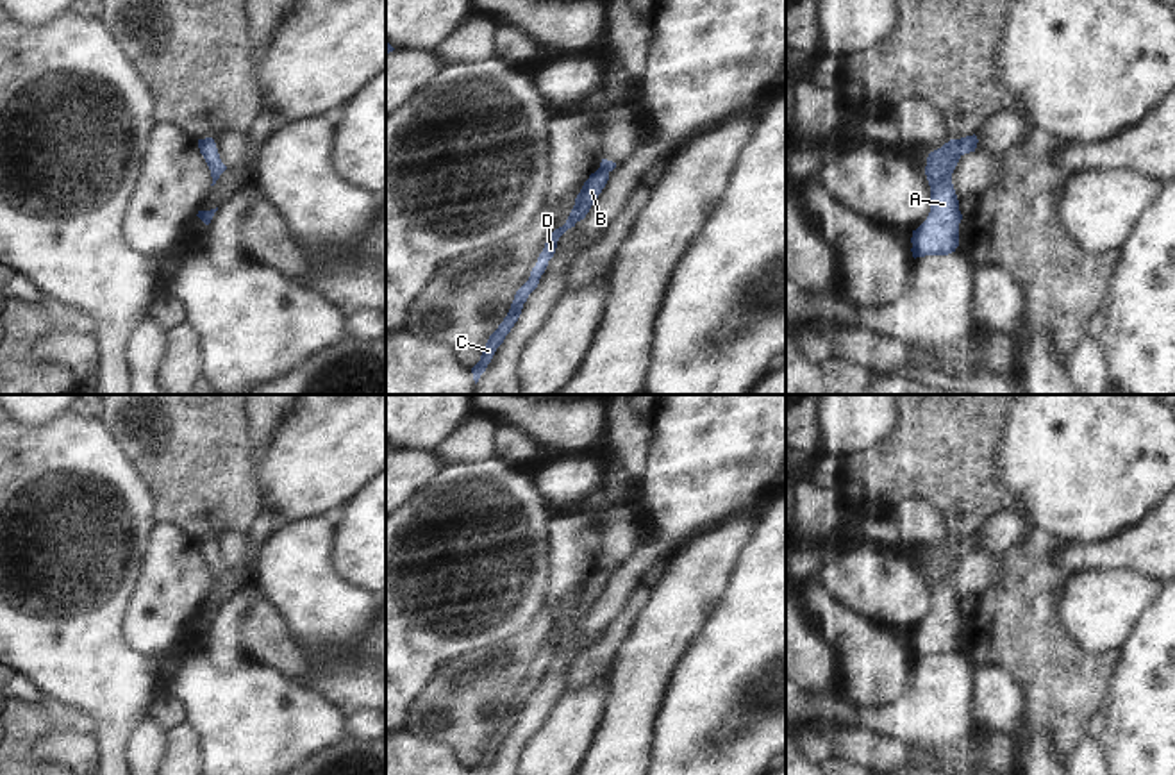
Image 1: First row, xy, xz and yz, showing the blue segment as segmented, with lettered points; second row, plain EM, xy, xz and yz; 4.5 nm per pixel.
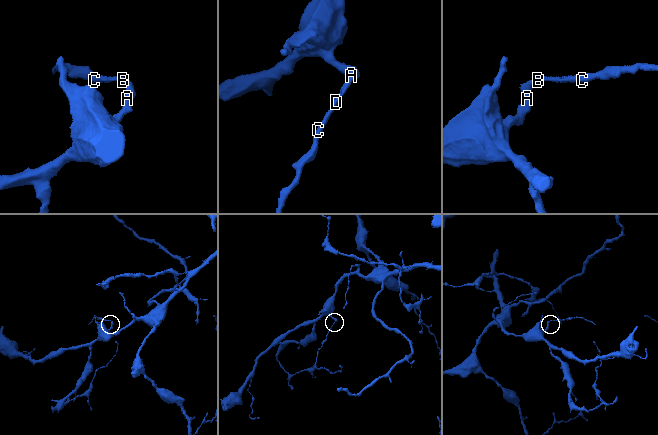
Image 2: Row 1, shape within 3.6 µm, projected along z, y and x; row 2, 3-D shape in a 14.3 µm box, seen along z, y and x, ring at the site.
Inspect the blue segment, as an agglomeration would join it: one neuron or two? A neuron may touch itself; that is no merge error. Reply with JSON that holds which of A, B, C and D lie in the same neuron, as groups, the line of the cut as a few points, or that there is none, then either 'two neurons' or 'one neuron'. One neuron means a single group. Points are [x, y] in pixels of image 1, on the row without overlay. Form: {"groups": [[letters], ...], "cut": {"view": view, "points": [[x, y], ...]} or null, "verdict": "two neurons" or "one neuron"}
{"groups": [["A", "B", "C", "D"]], "cut": null, "verdict": "one neuron"}

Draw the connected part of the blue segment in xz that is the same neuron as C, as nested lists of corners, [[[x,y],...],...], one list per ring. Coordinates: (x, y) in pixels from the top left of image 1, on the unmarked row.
[[[602,559],[600,568],[589,575],[584,582],[580,593],[575,598],[575,605],[566,620],[566,623],[552,632],[546,639],[543,652],[538,657],[536,666],[530,671],[529,680],[516,691],[511,709],[498,729],[489,736],[480,761],[471,768],[473,775],[482,775],[491,762],[496,748],[504,743],[505,736],[511,732],[514,723],[518,721],[523,704],[527,702],[529,695],[538,688],[541,675],[545,673],[548,661],[554,657],[559,638],[577,621],[584,620],[589,612],[593,602],[598,598],[602,589],[609,580],[609,573],[616,568],[616,562]]]

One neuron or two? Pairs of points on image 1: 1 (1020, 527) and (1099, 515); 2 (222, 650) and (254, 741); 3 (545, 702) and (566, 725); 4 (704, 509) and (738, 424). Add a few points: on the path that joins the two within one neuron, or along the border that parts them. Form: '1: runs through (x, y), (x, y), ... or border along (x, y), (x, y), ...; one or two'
1: border along (1013, 508), (1031, 525); two
2: border along (204, 654), (222, 670), (231, 670), (245, 656); two
3: border along (566, 690), (527, 743); two
4: runs through (704, 488), (704, 463), (716, 445); one

